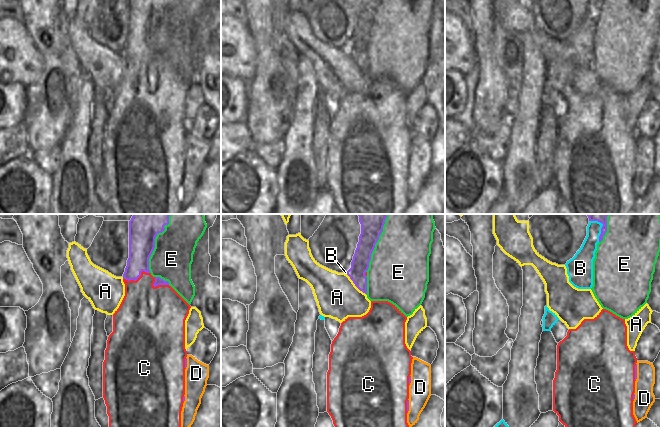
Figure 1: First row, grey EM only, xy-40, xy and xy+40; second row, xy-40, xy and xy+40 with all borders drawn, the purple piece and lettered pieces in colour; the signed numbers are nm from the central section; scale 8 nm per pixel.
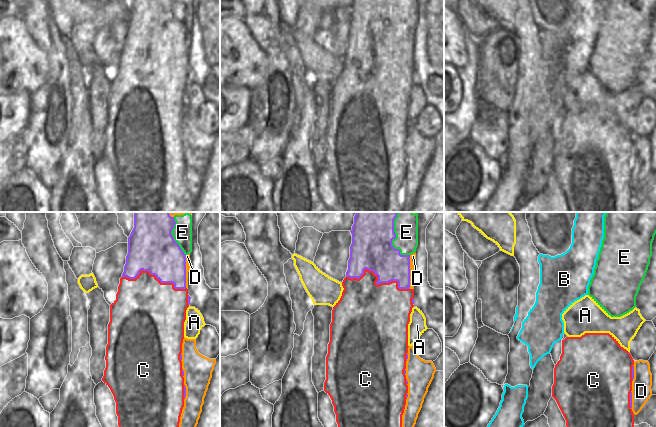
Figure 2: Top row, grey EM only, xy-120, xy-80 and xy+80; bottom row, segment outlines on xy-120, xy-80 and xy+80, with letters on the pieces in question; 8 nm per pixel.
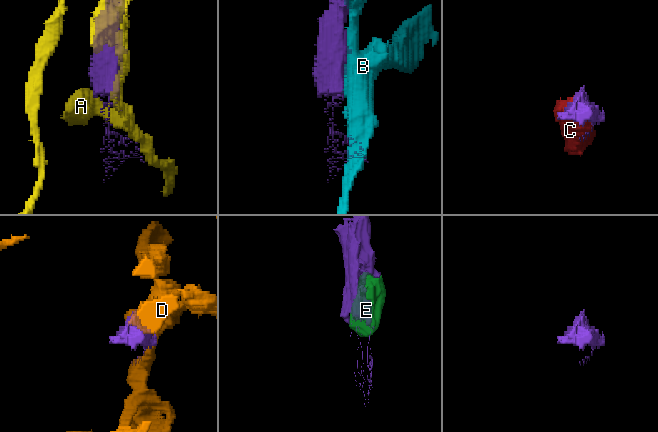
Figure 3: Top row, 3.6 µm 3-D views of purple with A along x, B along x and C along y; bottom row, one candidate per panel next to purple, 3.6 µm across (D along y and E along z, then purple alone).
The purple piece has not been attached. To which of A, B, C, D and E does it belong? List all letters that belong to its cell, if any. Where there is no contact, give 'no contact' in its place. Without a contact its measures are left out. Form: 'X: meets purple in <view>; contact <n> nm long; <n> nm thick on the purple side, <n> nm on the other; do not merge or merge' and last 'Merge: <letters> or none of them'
A: meets purple in xy; contact 220 nm long; 140 nm thick on the purple side, 340 nm on the other; do not merge
B: meets purple in xy+40; contact 150 nm long; 50 nm thick on the purple side, 150 nm on the other; do not merge
C: meets purple in xy-40; contact 220 nm long; 190 nm thick on the purple side, 380 nm on the other; merge
D: meets purple in xy+40; contact 140 nm long; 20 nm thick on the purple side, 160 nm on the other; do not merge
E: meets purple in xy-40; contact 420 nm long; 200 nm thick on the purple side, 320 nm on the other; do not merge
Merge: C

